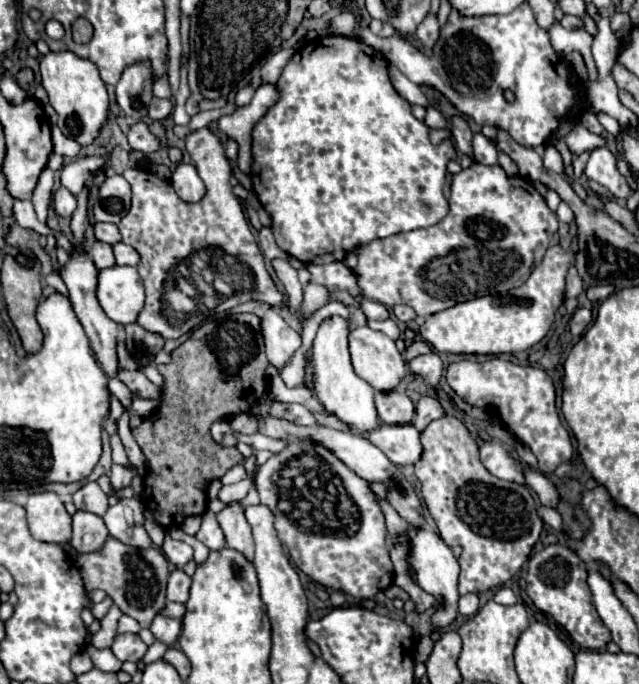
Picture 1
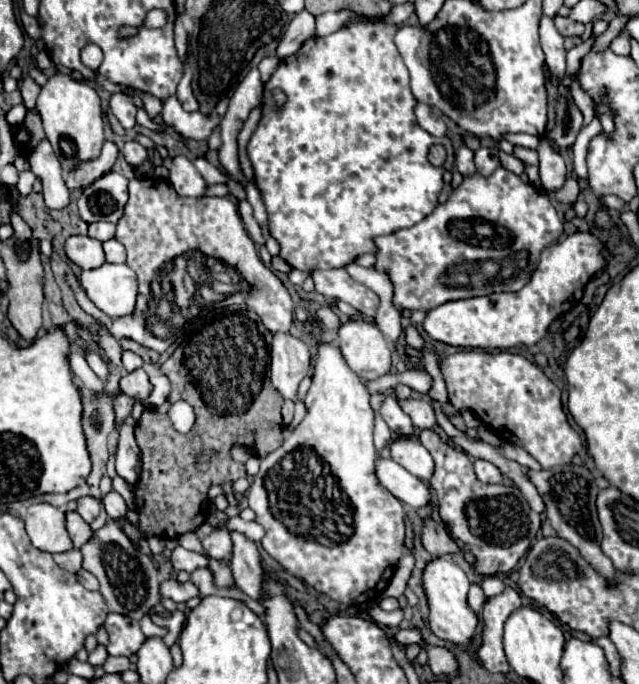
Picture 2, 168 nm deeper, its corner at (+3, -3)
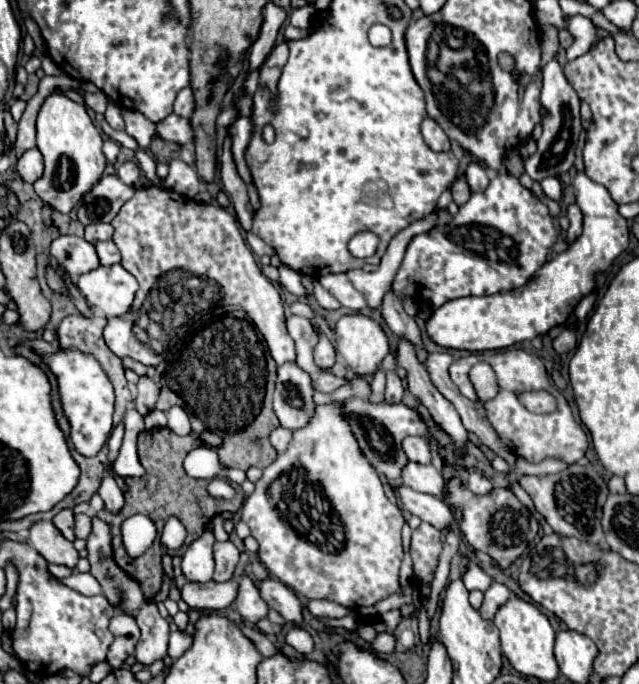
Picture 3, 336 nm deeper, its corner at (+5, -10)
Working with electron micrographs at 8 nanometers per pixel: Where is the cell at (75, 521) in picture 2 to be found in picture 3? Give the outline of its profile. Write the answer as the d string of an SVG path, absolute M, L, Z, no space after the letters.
M65 508L61 510L57 516L53 516L53 524L59 528L59 532L67 538L67 540L75 540L75 534L73 534L73 510Z

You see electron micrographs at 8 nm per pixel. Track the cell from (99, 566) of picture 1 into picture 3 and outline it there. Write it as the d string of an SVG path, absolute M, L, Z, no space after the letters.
M93 516L91 520L93 528L87 538L87 552L89 552L87 560L91 564L91 574L97 578L105 598L115 608L121 608L121 612L135 616L141 604L145 602L143 592L139 584L115 564L109 526L97 516Z

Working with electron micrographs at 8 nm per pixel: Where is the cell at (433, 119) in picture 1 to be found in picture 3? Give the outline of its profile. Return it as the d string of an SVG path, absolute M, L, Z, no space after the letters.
M425 118L423 124L421 124L421 132L423 132L423 138L425 138L427 146L433 152L447 152L447 150L451 150L449 138L445 136L445 132L439 128L439 124L435 120Z

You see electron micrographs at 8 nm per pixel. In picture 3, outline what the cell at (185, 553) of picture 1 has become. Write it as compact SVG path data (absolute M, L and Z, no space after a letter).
M205 530L199 540L195 540L181 562L181 570L191 582L209 582L213 576L213 532Z

